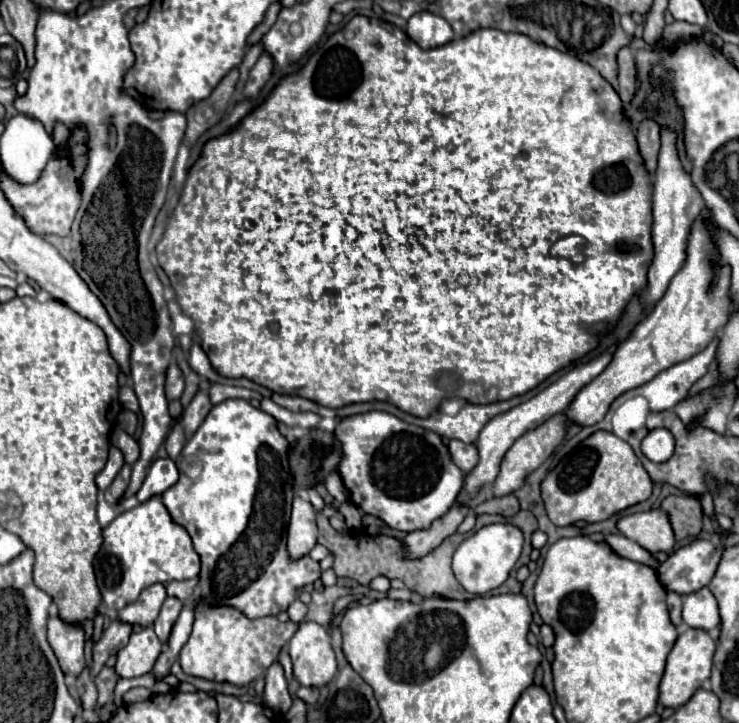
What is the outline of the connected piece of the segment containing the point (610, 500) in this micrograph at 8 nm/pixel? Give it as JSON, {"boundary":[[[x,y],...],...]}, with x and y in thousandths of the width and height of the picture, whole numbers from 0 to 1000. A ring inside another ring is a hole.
{"boundary":[[[809,595],[801,603],[796,603],[790,611],[782,614],[782,620],[777,620],[766,633],[758,636],[758,642],[742,653],[739,664],[733,667],[733,694],[739,700],[742,716],[752,725],[752,728],[769,728],[777,722],[815,722],[823,719],[825,714],[877,692],[882,683],[882,664],[877,658],[877,653],[871,650],[871,645],[866,642],[863,631],[855,625],[855,617],[831,603],[828,598],[817,598]]]}

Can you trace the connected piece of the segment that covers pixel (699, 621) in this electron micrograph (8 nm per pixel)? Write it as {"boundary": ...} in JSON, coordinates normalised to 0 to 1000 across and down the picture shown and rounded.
{"boundary":[[[955,811],[947,813],[945,819],[923,824],[923,830],[926,830],[926,844],[923,844],[926,863],[936,869],[953,869],[955,874],[961,874],[974,863],[969,827]]]}

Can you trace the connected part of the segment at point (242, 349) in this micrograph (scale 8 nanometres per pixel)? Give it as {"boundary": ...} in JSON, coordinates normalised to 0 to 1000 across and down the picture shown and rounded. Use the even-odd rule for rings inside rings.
{"boundary":[[[482,19],[471,28],[471,33],[452,44],[430,69],[422,72],[417,86],[403,97],[403,102],[384,105],[371,124],[363,130],[363,136],[346,147],[338,158],[333,158],[325,172],[311,180],[309,185],[300,185],[295,191],[287,191],[276,199],[271,219],[263,224],[263,230],[254,235],[254,246],[249,252],[244,279],[233,290],[222,326],[211,340],[214,365],[230,385],[230,393],[238,404],[238,418],[244,420],[246,432],[260,440],[263,459],[271,467],[273,484],[281,490],[284,503],[292,517],[309,520],[309,523],[325,523],[333,520],[336,526],[360,534],[363,539],[373,545],[395,545],[409,548],[422,556],[430,556],[441,564],[463,564],[479,556],[506,556],[520,553],[541,567],[558,573],[558,575],[582,575],[598,550],[609,550],[614,545],[625,545],[636,556],[663,559],[666,553],[687,553],[693,548],[704,548],[720,537],[725,537],[733,526],[747,520],[750,515],[766,509],[777,498],[796,490],[809,476],[809,465],[823,451],[834,448],[847,418],[874,396],[874,376],[882,362],[882,332],[880,332],[880,315],[882,315],[882,260],[880,260],[880,243],[866,221],[866,210],[861,205],[858,183],[850,172],[850,166],[842,158],[842,141],[839,133],[831,127],[831,122],[796,89],[788,83],[779,83],[777,77],[769,77],[763,72],[752,72],[750,66],[736,66],[736,61],[725,61],[720,53],[709,47],[685,47],[668,39],[655,39],[633,47],[631,53],[612,55],[601,64],[571,69],[560,55],[549,50],[539,36],[520,30],[514,25],[498,25],[490,19]],[[782,324],[793,332],[790,340],[790,362],[777,365],[763,357],[747,357],[744,343],[752,332],[763,326]]]}

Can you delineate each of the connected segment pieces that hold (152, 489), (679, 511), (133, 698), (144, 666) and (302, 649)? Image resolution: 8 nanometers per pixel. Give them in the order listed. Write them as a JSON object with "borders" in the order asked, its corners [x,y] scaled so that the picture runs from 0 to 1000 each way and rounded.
{"borders":[[[[214,633],[200,645],[198,661],[195,661],[189,678],[184,680],[184,689],[189,694],[198,694],[208,683],[219,683],[222,678],[227,678],[238,667],[241,667],[238,639],[233,633]]],[[[904,686],[896,700],[904,708],[915,747],[942,744],[950,736],[950,700],[939,686]]],[[[185,950],[175,954],[166,963],[168,974],[180,974],[181,971],[189,971],[192,968],[199,968],[207,961],[206,956],[196,950]]],[[[206,866],[181,874],[176,880],[176,888],[157,905],[157,932],[162,938],[184,938],[200,932],[217,905],[217,896],[219,891]]],[[[406,860],[401,877],[390,888],[390,899],[398,935],[409,949],[436,952],[457,929],[449,882],[430,860]]]]}

